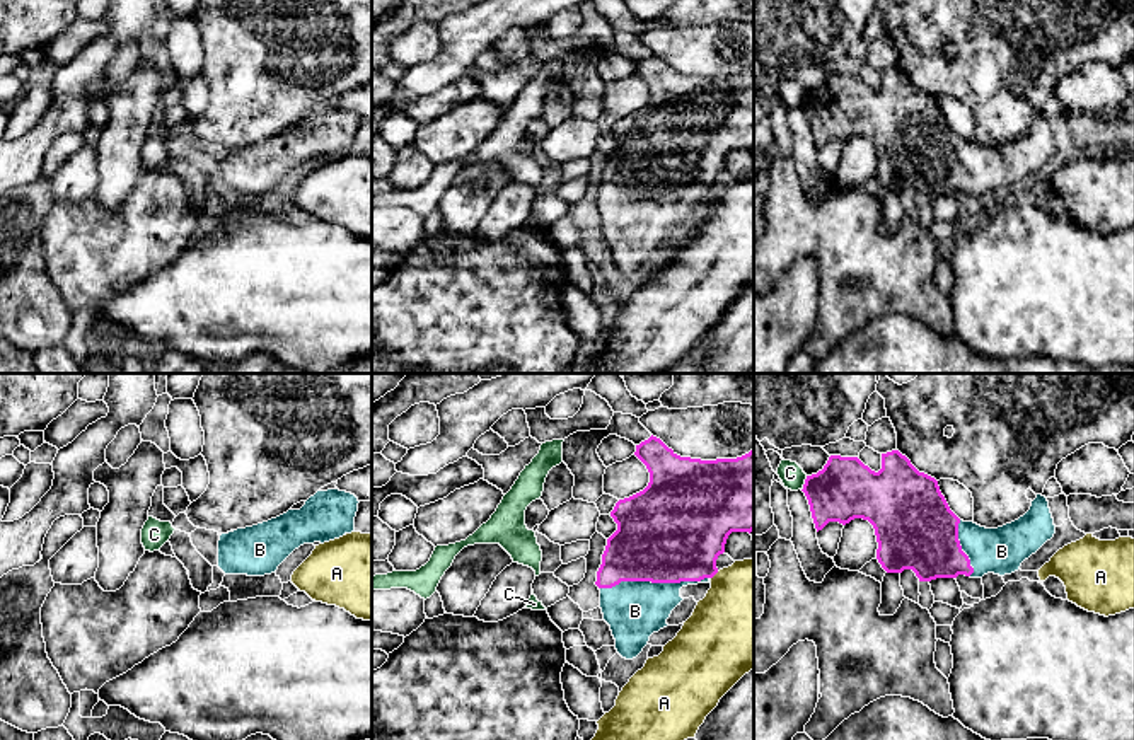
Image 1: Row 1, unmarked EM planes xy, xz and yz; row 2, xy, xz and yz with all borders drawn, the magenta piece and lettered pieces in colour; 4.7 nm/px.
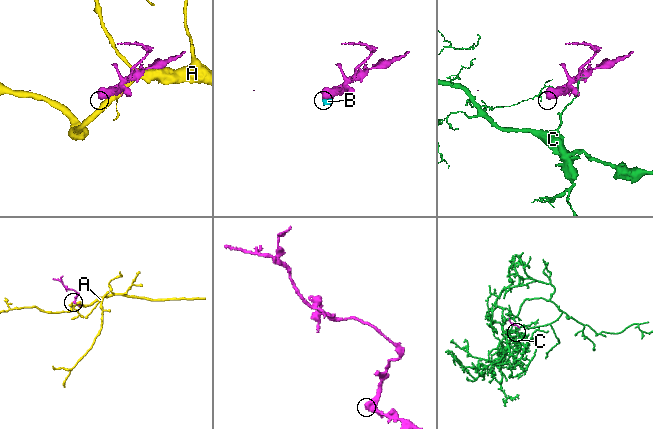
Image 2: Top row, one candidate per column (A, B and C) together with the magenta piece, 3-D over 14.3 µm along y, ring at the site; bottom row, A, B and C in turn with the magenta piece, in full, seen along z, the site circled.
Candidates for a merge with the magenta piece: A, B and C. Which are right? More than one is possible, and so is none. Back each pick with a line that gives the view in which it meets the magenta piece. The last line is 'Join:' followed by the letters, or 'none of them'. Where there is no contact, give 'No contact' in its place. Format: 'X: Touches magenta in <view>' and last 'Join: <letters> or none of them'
B: Touches magenta in xz
Join: B

